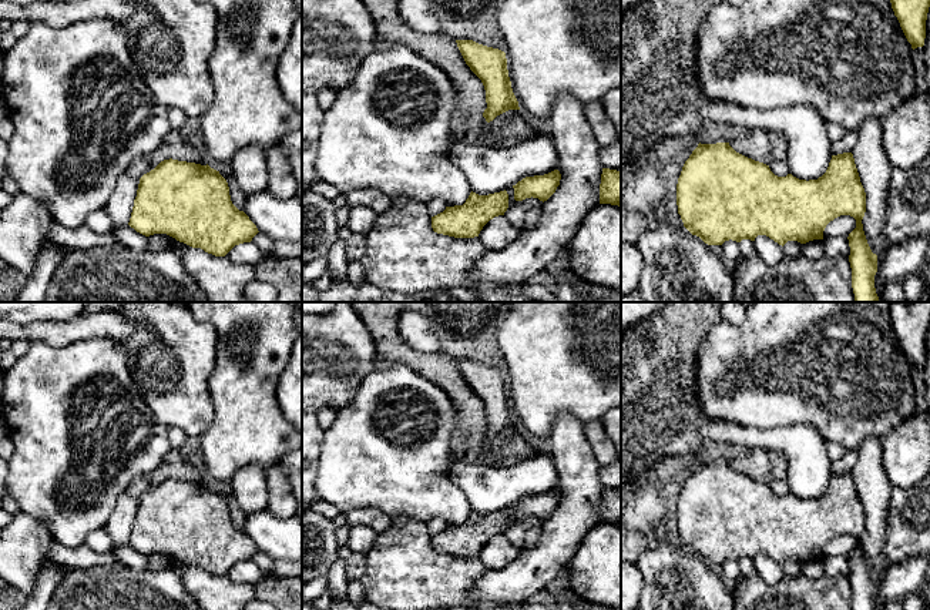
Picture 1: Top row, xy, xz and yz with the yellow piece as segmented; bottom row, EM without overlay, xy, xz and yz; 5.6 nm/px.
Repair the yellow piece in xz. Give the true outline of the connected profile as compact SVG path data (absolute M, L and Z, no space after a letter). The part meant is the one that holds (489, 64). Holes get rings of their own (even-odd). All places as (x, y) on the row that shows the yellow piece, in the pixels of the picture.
M456 40L456 43L466 64L484 86L487 108L483 117L486 121L490 123L508 110L520 110L511 88L506 53L473 40Z

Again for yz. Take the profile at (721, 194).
M699 143L678 178L676 205L684 227L708 245L722 245L729 239L755 241L758 235L766 235L782 247L788 241L806 244L823 239L826 225L835 218L850 215L856 219L856 228L847 237L855 302L879 302L874 288L877 255L872 252L863 231L866 192L852 152L832 155L826 172L806 181L792 174L778 177L769 165L736 152L729 143Z

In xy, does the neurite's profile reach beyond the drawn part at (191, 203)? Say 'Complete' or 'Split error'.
Complete

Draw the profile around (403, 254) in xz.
M399 200L387 211L377 214L372 229L366 232L366 251L360 262L365 279L383 291L410 295L437 288L463 286L469 288L479 302L540 302L527 296L523 285L471 279L469 275L471 265L486 252L479 237L454 238L434 232L426 204Z

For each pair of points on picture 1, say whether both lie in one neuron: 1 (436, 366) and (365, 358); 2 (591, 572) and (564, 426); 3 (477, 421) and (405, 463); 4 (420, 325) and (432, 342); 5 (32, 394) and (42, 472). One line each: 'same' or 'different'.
1: different
2: different
3: different
4: same
5: same

